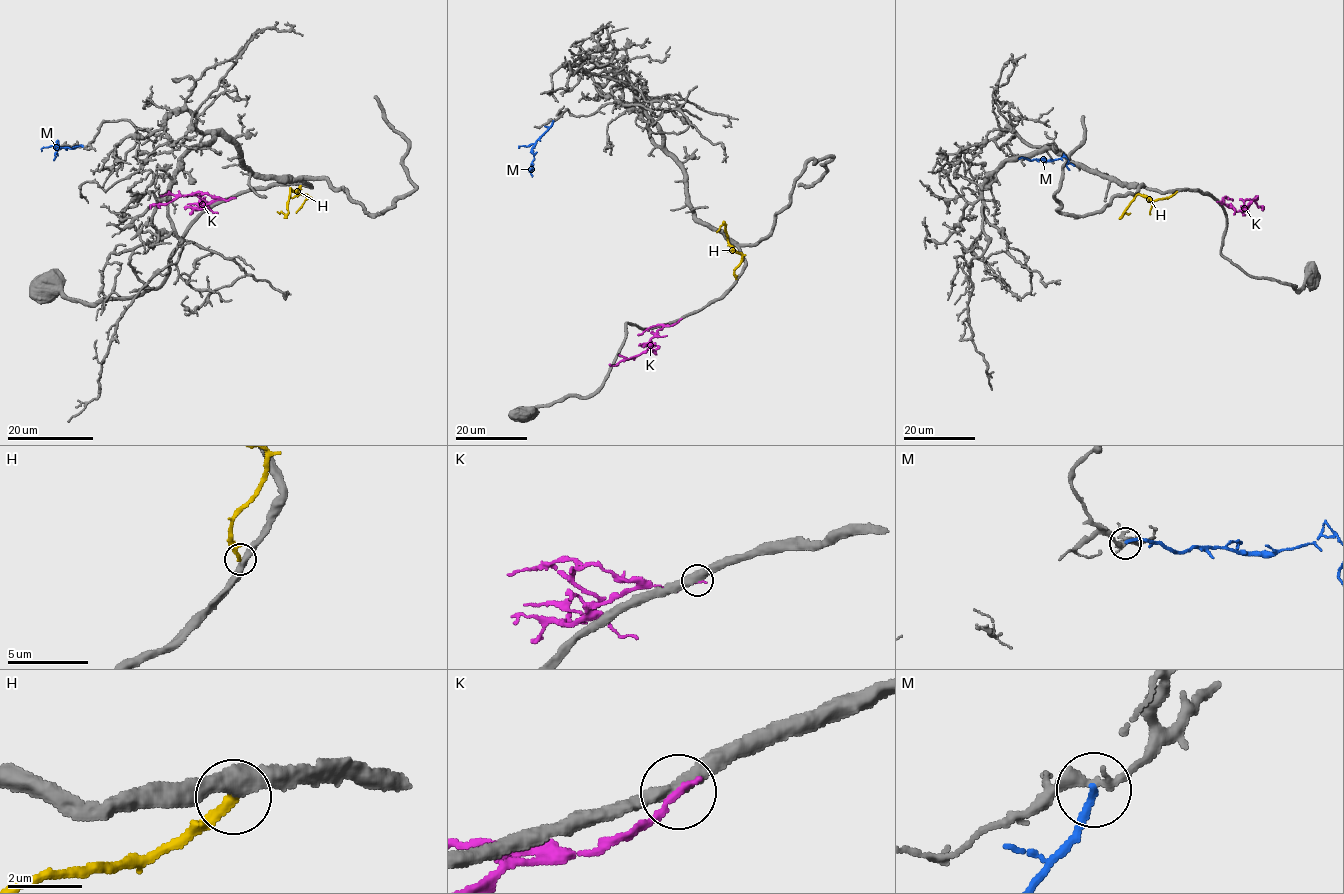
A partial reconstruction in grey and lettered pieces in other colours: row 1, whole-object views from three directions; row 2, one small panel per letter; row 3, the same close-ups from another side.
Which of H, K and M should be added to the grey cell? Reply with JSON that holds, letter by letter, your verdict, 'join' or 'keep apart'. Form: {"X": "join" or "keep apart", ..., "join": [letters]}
{"H": "keep apart", "K": "keep apart", "M": "keep apart", "join": []}

